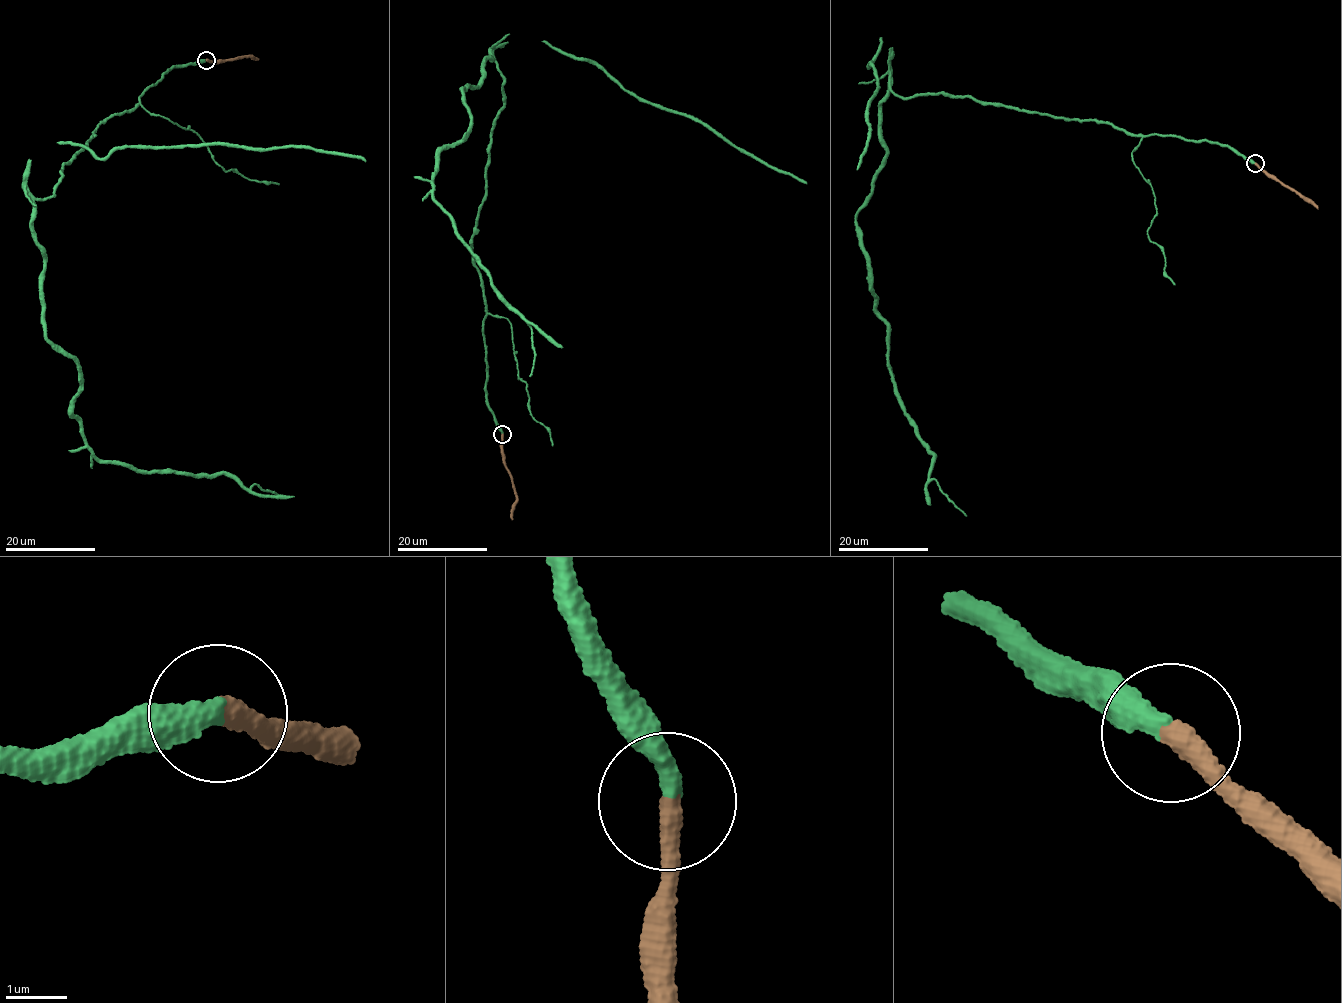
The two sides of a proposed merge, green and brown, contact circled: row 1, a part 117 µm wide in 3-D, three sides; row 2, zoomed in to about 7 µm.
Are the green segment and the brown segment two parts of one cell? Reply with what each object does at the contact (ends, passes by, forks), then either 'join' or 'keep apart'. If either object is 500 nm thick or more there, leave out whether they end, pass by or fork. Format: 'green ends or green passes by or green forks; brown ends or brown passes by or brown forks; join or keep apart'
green ends; brown ends; keep apart

